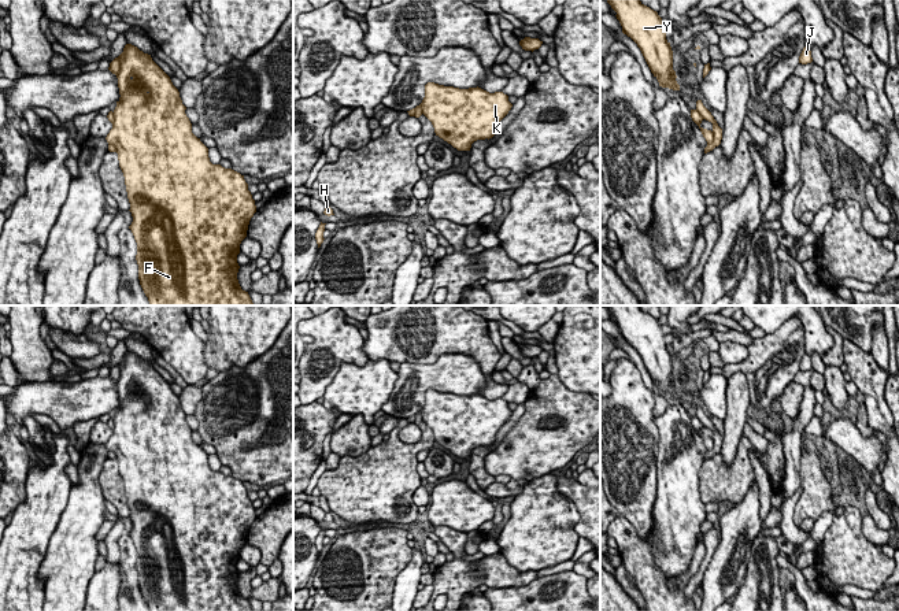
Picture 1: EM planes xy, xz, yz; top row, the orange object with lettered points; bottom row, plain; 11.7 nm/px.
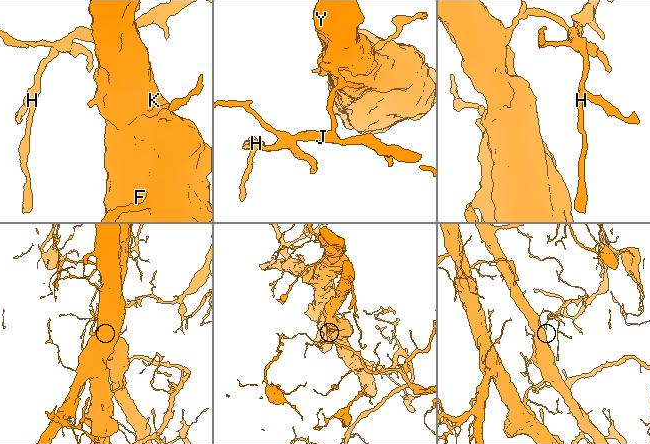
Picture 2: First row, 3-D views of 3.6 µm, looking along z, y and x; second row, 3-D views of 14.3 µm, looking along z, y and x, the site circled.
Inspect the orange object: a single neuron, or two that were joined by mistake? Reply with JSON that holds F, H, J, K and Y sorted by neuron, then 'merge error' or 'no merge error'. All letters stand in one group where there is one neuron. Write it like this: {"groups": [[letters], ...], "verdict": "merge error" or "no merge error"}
{"groups": [["F", "K", "Y"], ["H", "J"]], "verdict": "merge error"}

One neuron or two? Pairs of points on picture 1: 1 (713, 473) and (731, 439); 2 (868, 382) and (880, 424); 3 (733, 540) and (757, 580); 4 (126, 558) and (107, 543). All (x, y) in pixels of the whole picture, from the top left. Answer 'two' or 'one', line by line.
1: two
2: one
3: two
4: two

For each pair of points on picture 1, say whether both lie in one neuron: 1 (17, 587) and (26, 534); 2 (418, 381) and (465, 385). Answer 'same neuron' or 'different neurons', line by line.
1: same neuron
2: same neuron

